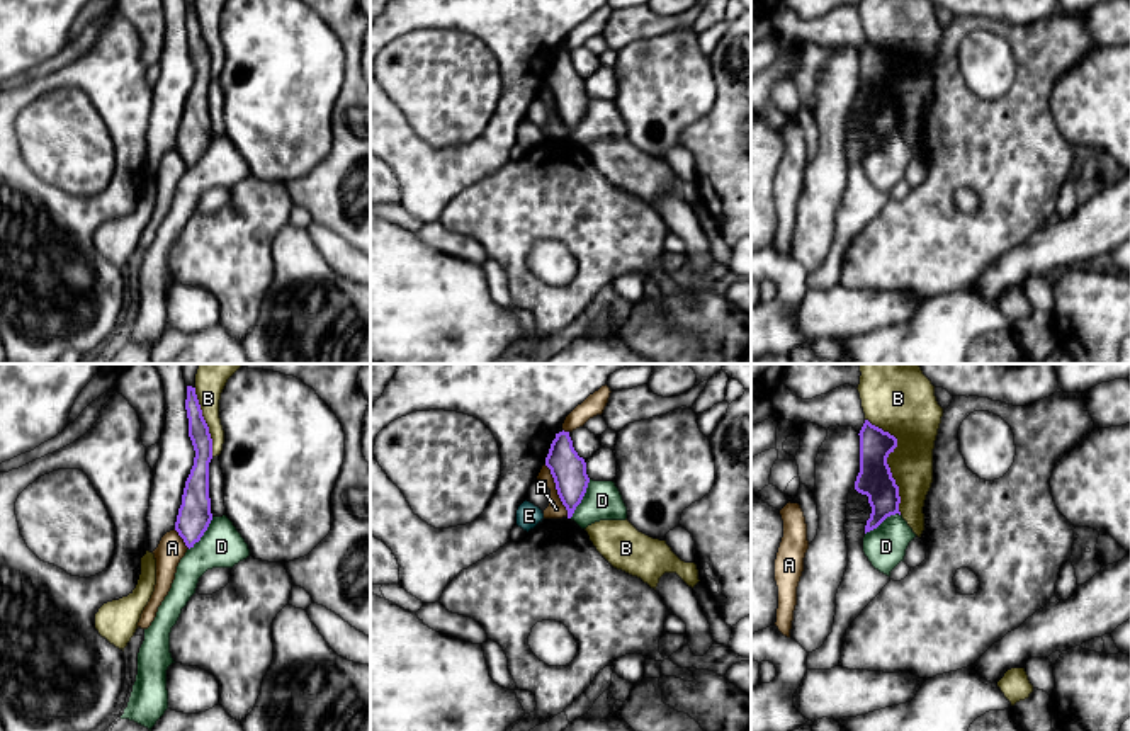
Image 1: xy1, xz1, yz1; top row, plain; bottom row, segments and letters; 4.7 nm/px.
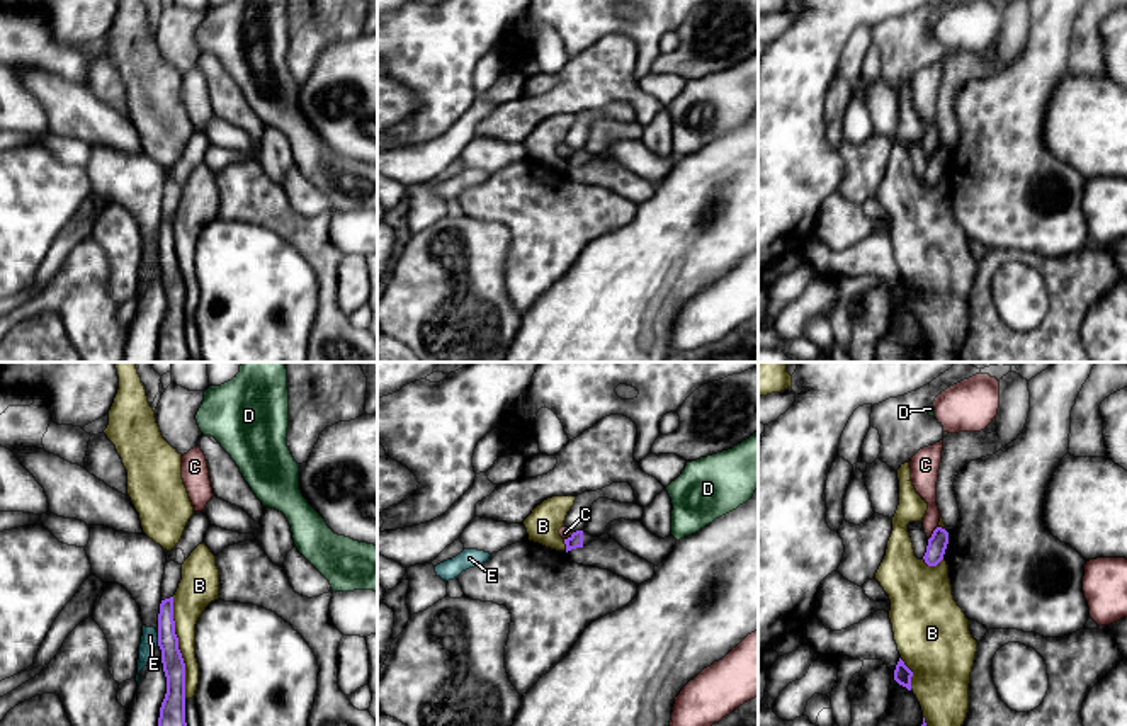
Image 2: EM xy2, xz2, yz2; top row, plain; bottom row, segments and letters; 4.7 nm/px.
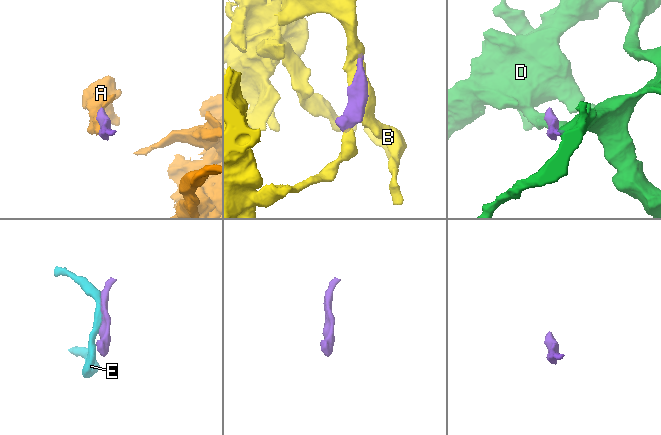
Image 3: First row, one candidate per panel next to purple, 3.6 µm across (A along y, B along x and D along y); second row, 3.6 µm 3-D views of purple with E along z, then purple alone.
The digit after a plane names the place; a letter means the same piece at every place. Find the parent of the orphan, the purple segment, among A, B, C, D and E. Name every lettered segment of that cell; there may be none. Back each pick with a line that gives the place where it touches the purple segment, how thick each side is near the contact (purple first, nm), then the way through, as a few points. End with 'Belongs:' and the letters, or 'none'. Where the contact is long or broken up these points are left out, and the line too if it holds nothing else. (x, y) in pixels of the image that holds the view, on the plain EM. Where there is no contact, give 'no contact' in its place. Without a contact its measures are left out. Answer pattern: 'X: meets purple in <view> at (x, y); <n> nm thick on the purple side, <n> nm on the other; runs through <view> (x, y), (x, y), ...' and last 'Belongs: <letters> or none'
Belongs: none

